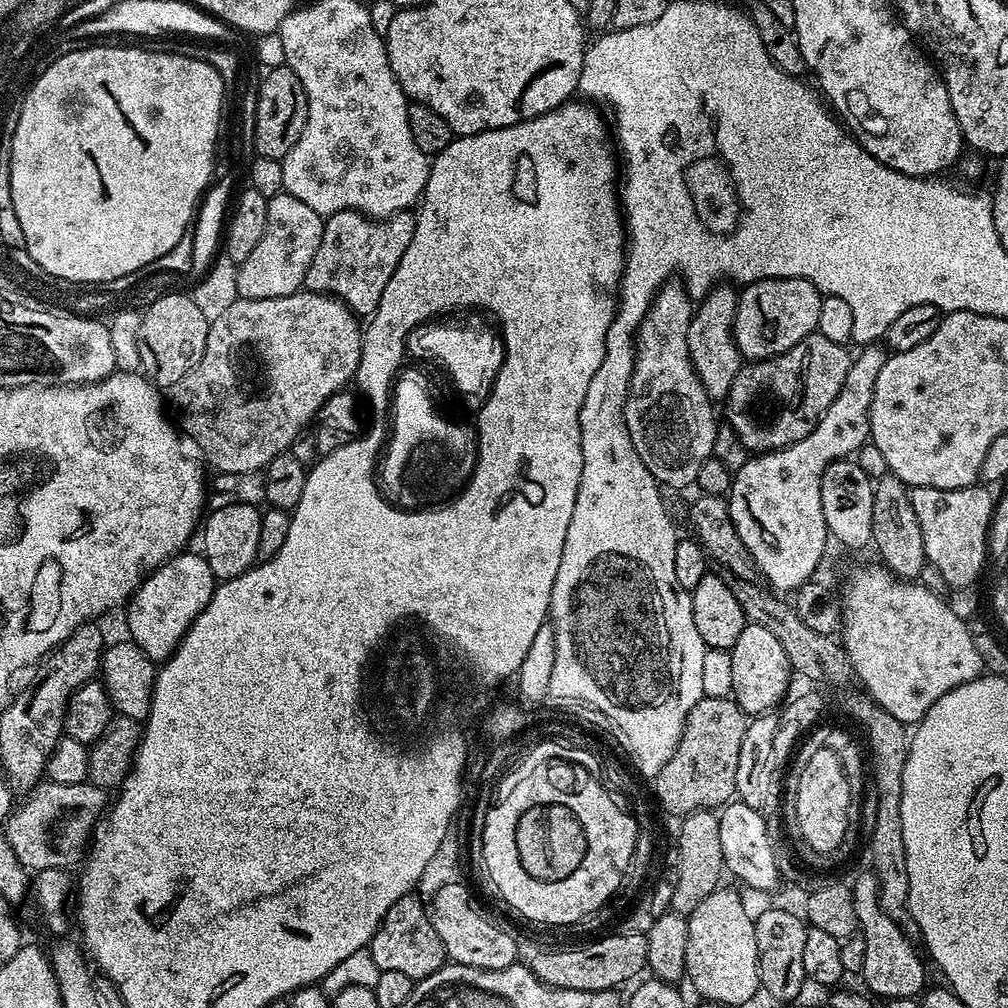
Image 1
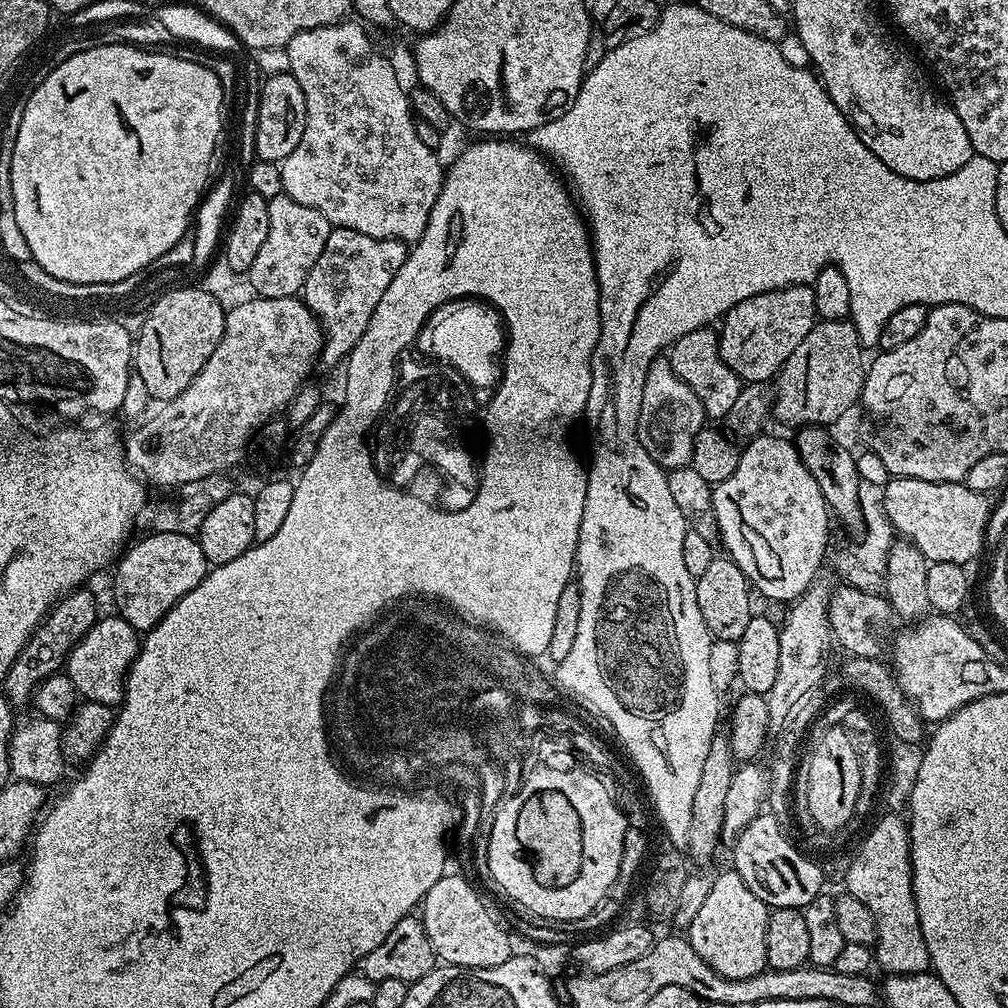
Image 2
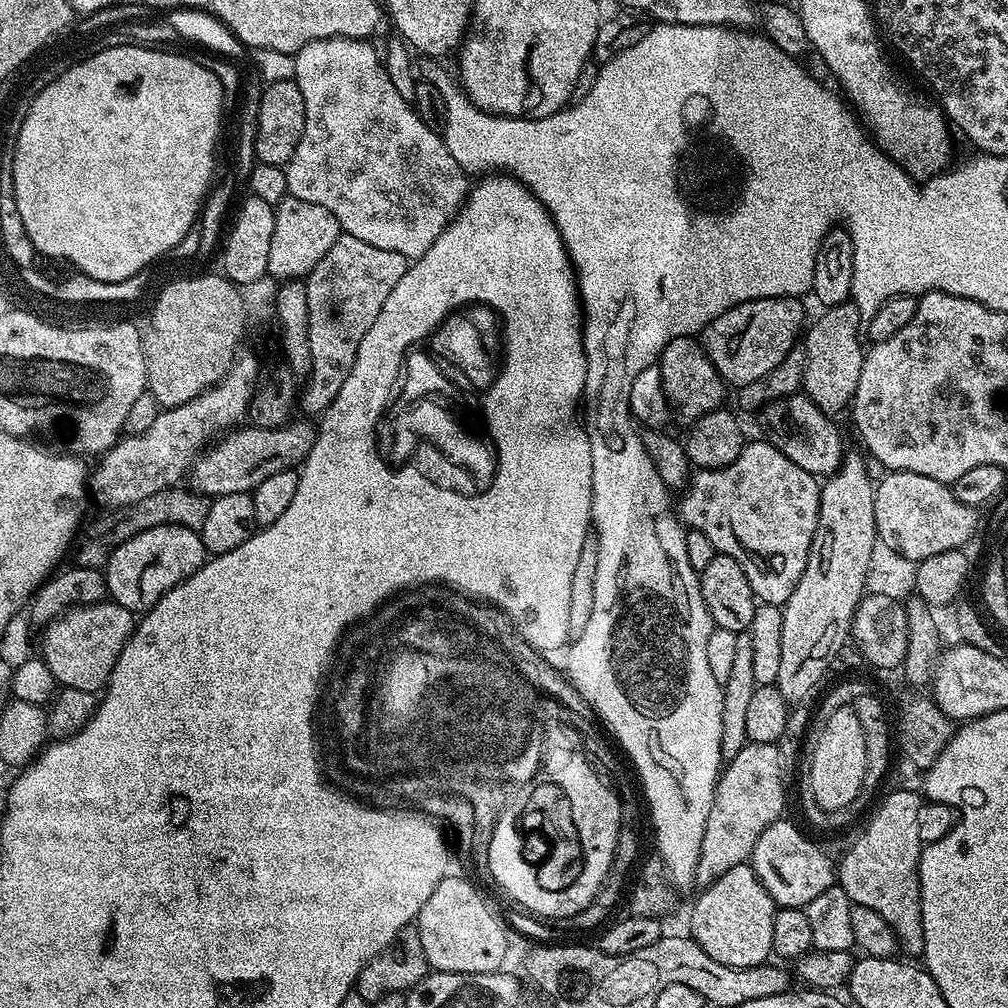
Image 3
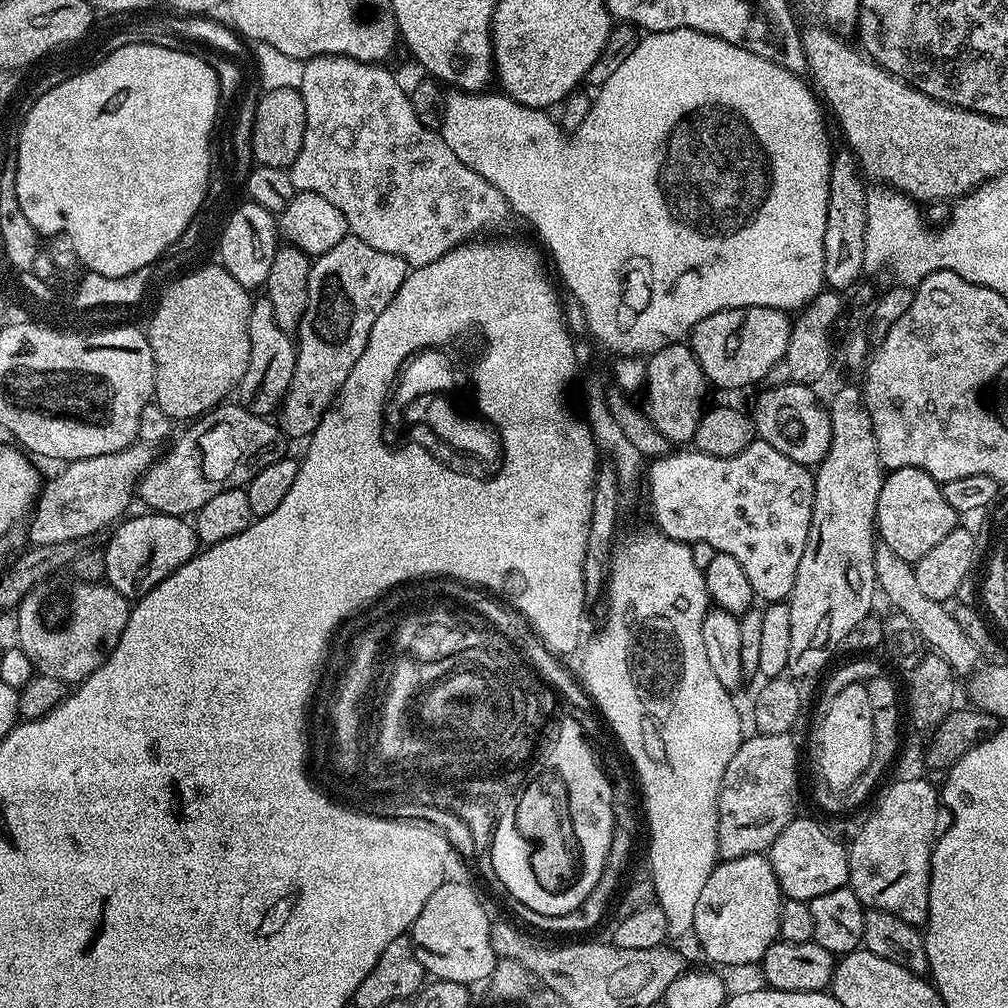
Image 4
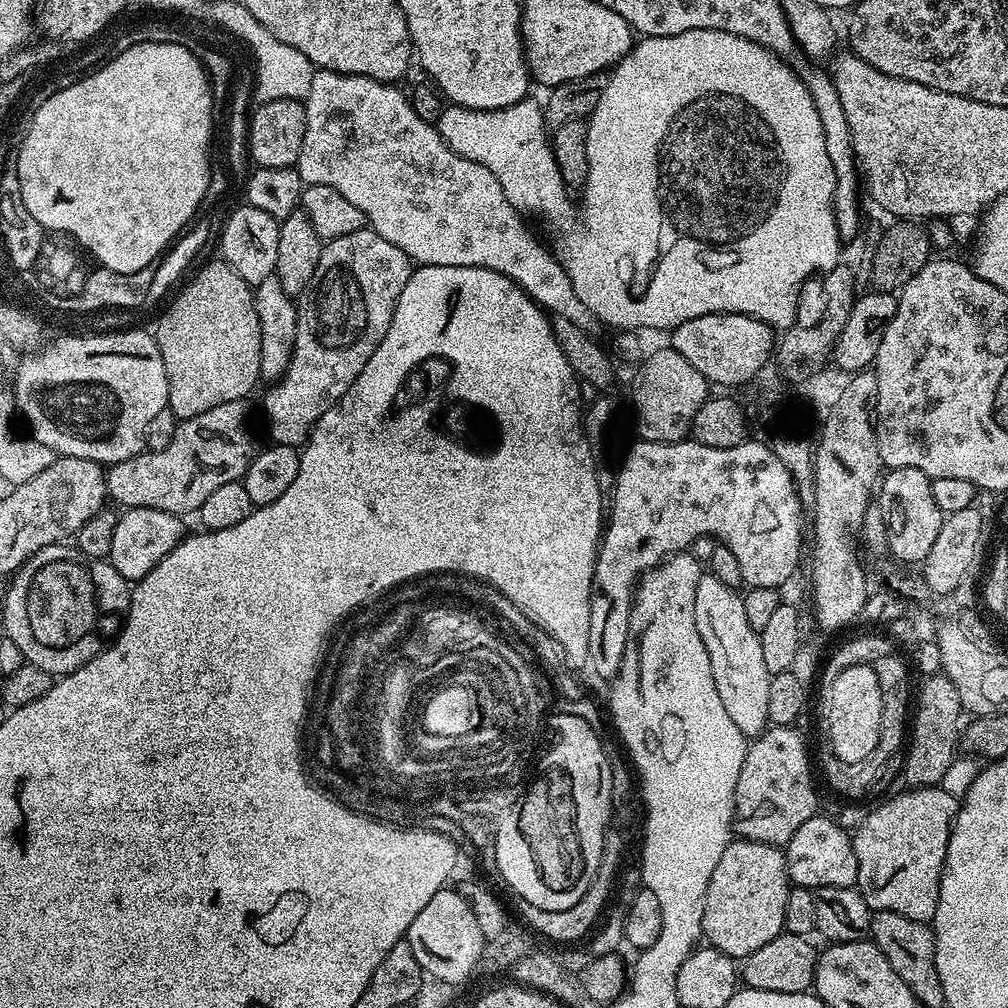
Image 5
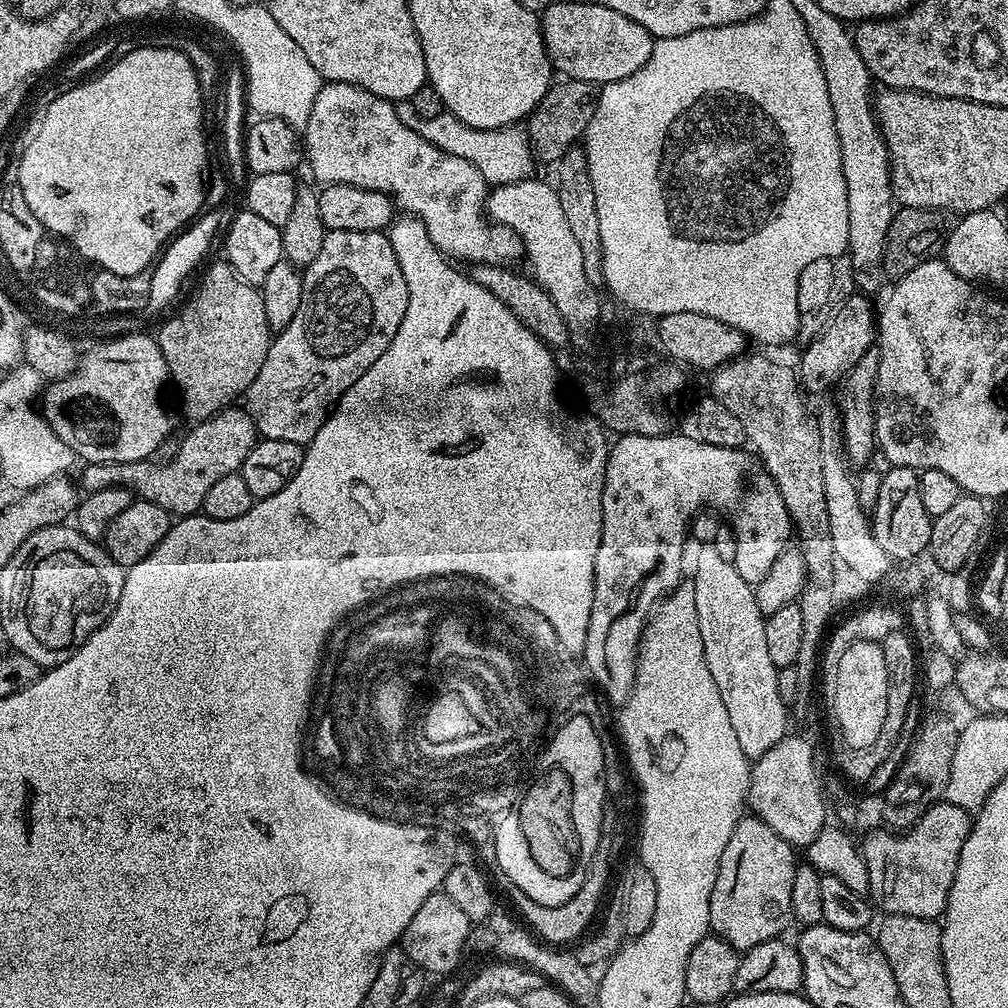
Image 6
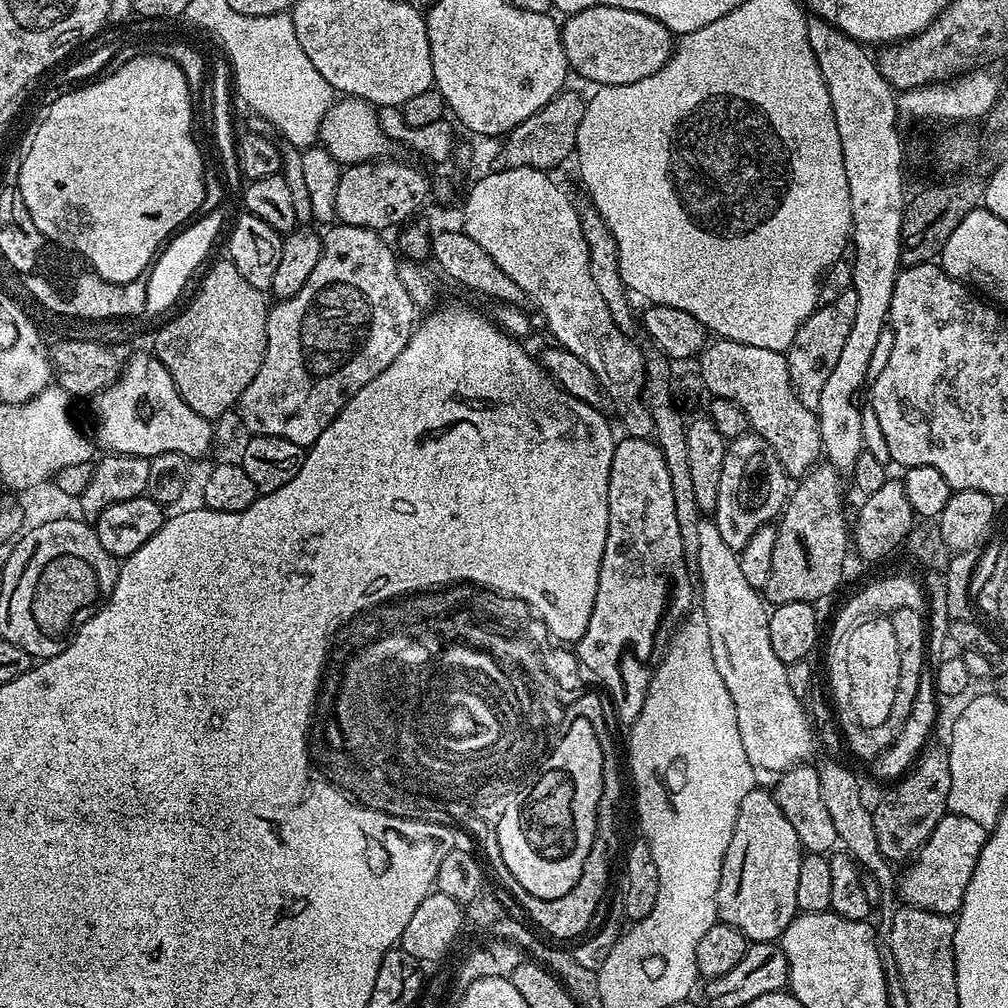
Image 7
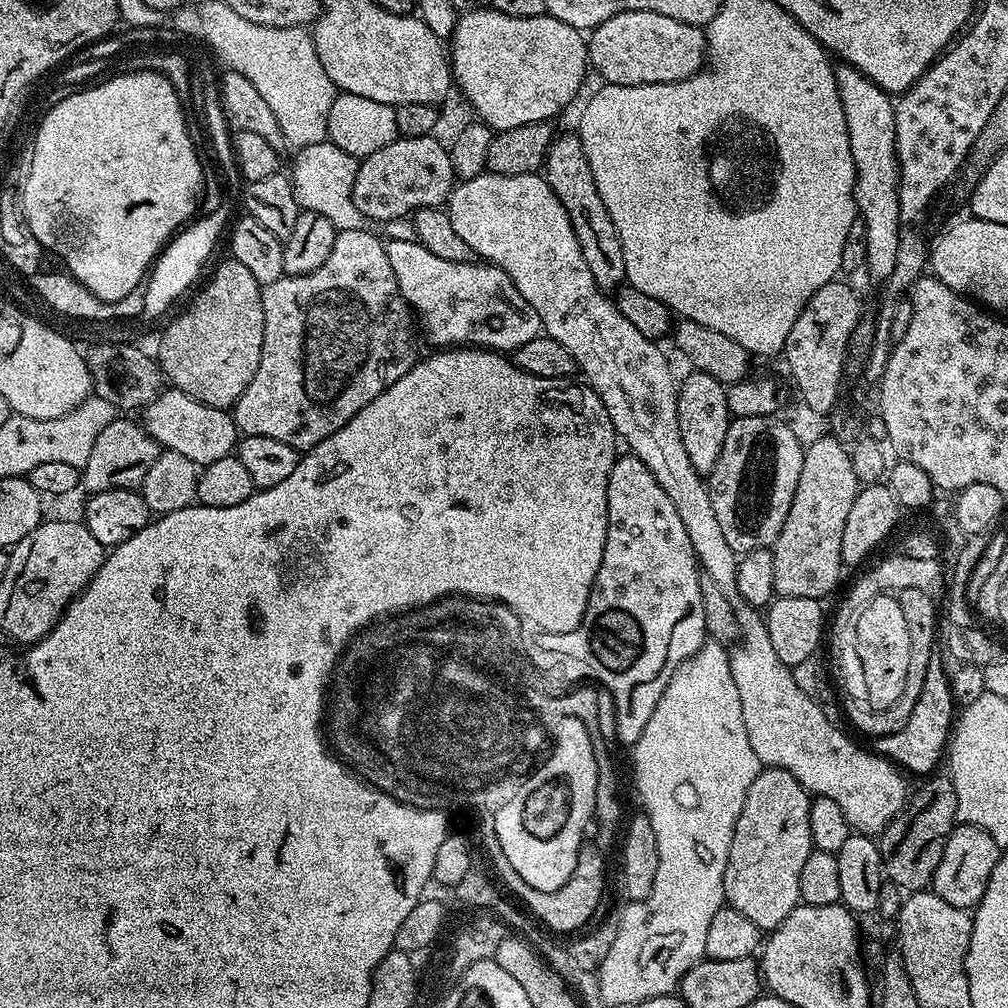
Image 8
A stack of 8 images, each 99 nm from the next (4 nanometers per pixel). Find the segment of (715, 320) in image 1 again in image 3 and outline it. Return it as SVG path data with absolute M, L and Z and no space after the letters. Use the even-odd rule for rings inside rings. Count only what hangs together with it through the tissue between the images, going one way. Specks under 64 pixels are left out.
M696 336L674 338L662 350L658 361L660 387L664 389L664 398L669 409L672 408L685 422L691 422L710 414L725 403L726 385L718 374L714 362L706 354L703 343Z

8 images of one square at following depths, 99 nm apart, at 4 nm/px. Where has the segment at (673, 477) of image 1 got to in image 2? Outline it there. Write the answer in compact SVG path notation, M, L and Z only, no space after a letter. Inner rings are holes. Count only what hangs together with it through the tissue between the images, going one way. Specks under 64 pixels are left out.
M658 358L650 366L646 374L646 386L642 390L642 410L638 410L638 442L642 442L642 450L654 458L661 468L671 470L674 468L687 468L692 462L692 451L696 445L698 434L706 426L706 417L702 402L698 402L698 394L674 374L674 370L668 365L667 359Z

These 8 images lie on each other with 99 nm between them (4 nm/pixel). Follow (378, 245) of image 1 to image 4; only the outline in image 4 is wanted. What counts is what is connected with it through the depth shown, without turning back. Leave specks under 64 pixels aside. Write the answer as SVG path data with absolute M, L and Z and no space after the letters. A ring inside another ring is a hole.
M351 234L311 261L309 304L298 329L293 381L278 409L278 427L285 437L303 441L322 422L350 370L354 370L354 362L366 350L378 314L390 306L409 271L402 258L386 254L386 250L374 250L374 246L366 246Z

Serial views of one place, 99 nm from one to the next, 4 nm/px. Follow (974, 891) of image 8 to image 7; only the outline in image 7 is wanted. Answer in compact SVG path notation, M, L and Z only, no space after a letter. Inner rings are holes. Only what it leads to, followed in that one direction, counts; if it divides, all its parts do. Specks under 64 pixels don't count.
M945 814L934 826L934 834L921 846L904 873L898 876L898 892L905 905L955 917L960 911L970 878L978 866L984 843L990 835L973 819Z

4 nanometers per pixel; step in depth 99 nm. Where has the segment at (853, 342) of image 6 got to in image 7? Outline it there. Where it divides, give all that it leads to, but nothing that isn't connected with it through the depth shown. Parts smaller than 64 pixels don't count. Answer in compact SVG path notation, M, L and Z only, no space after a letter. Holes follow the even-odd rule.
M851 286L837 291L835 295L829 304L821 303L812 311L810 318L798 326L798 334L794 334L794 342L790 342L786 353L793 388L802 404L813 410L820 405L826 378L830 378L838 363L842 346L850 335L850 326L854 326L854 314L858 314L858 294Z

